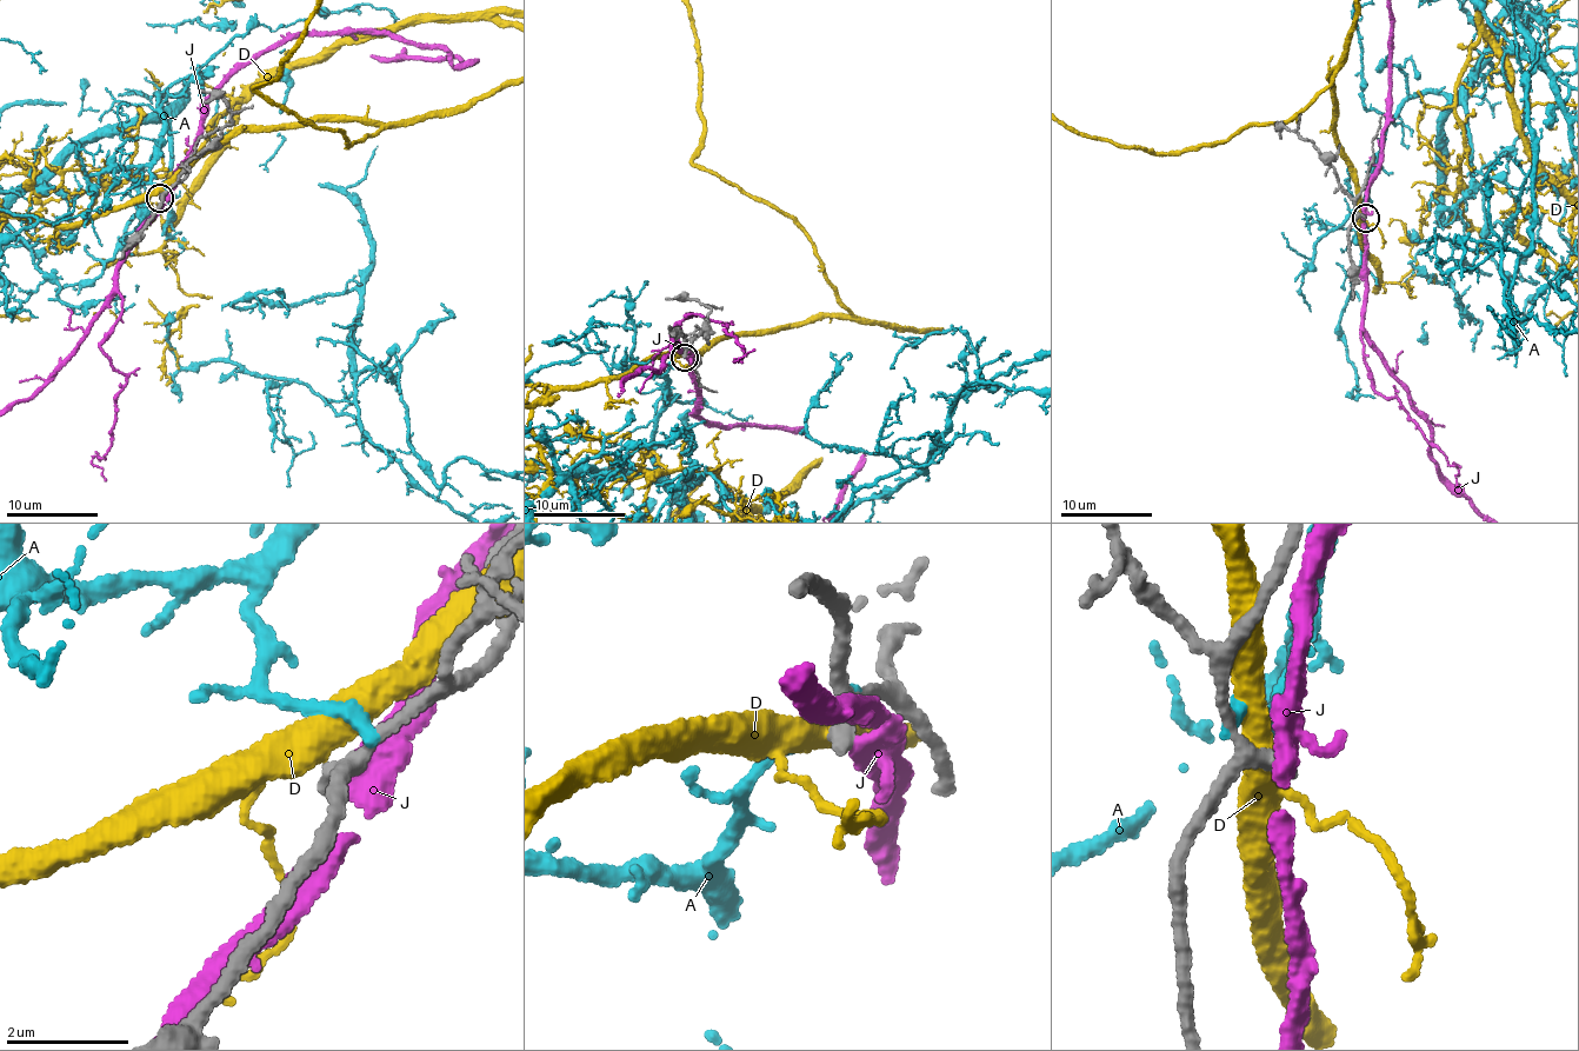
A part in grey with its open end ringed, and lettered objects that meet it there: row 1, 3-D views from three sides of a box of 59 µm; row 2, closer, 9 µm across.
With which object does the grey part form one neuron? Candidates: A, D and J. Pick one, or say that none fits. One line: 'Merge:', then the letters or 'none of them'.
Merge: none of them

